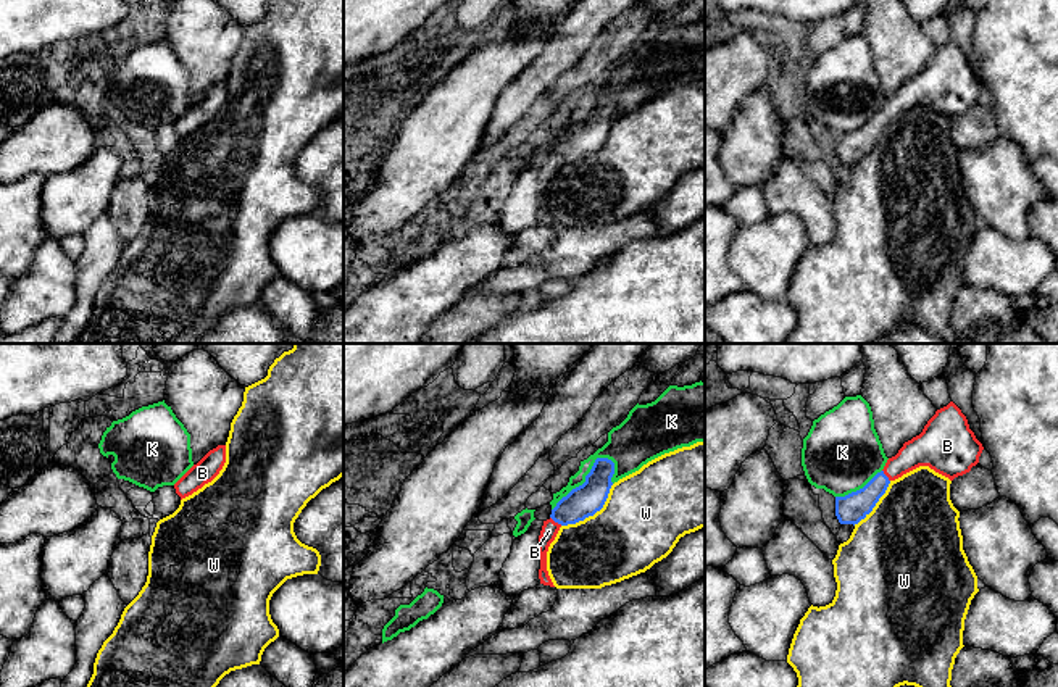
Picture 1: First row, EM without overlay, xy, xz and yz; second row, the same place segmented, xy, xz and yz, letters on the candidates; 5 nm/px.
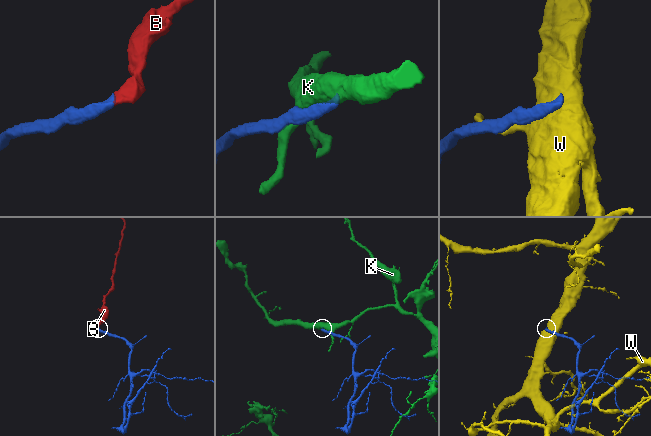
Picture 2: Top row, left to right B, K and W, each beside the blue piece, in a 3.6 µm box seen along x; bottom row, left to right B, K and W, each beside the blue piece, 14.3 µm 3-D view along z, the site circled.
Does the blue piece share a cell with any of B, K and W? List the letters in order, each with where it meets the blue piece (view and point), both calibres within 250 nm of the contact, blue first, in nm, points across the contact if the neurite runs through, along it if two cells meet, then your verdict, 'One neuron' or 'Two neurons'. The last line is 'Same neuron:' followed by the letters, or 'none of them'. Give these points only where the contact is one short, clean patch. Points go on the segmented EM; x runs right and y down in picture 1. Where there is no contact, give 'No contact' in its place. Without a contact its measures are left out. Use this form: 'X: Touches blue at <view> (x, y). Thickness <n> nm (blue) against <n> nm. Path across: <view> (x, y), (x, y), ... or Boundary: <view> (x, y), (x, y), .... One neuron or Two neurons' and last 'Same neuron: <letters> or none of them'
B: Touches blue at xz (557, 521). Thickness 160 nm (blue) against 80 nm. Path across: xz (586, 500), (568, 510), (557, 521), (549, 531). One neuron
K: Touches blue at xz (586, 478). Thickness 160 nm (blue) against 190 nm. Two neurons
W: Touches blue at xz (592, 515). Thickness 160 nm (blue) against 420 nm. Two neurons
Same neuron: B

